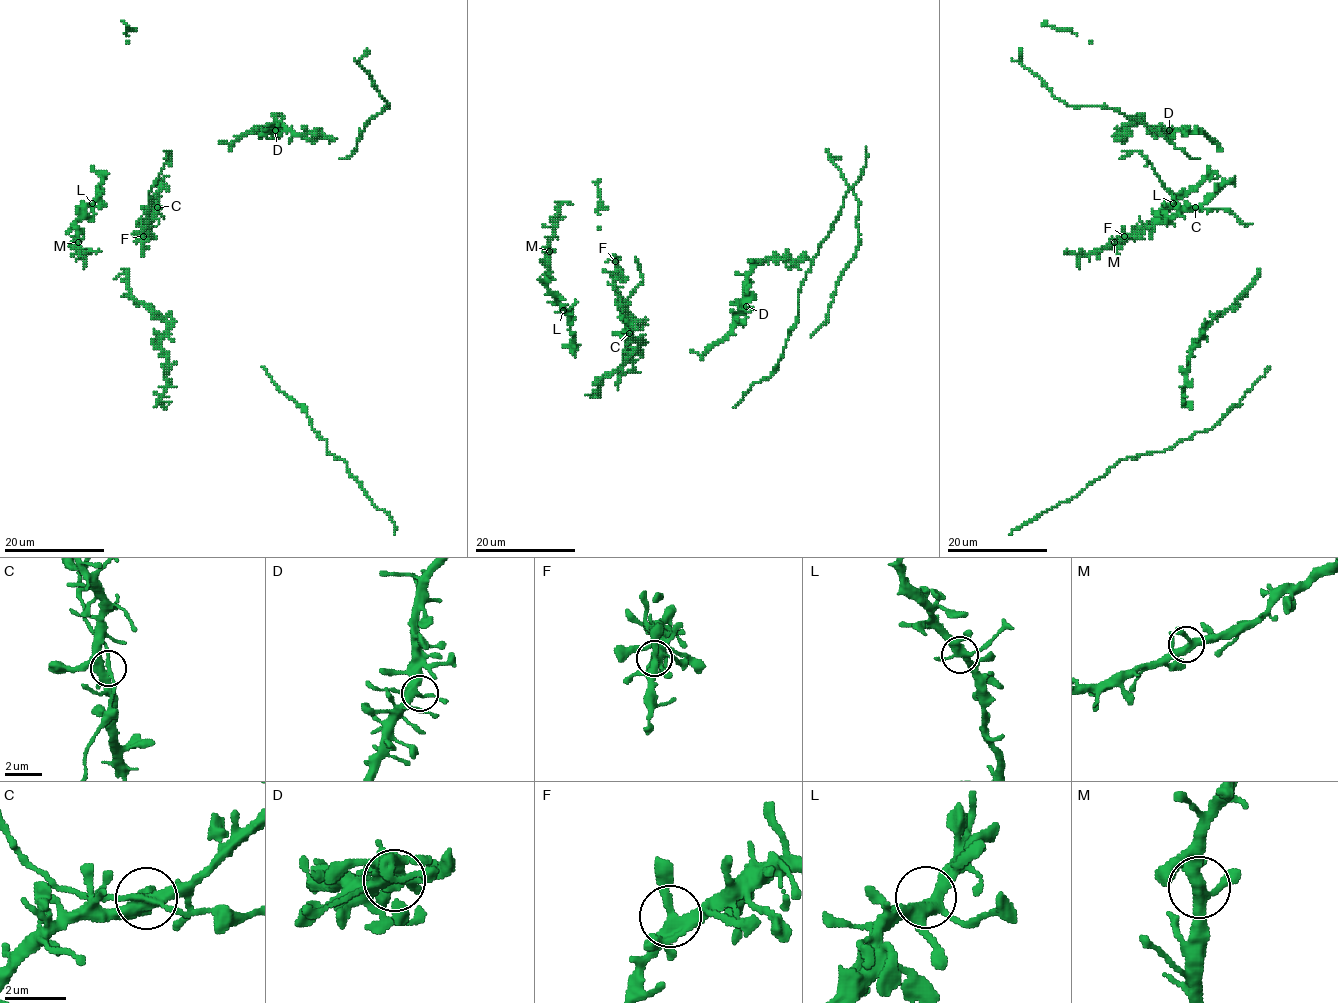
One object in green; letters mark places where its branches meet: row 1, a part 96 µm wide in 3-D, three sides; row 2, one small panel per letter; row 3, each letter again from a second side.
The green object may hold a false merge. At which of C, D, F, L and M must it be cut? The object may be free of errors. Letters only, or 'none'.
none

